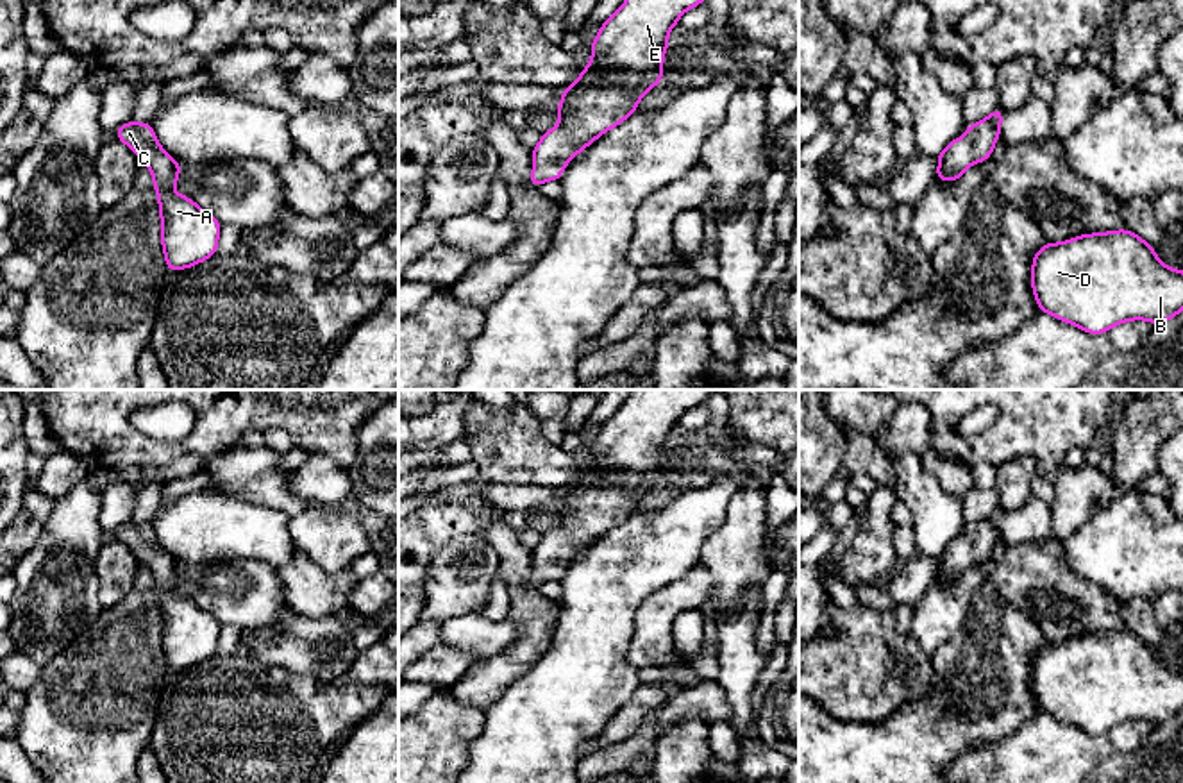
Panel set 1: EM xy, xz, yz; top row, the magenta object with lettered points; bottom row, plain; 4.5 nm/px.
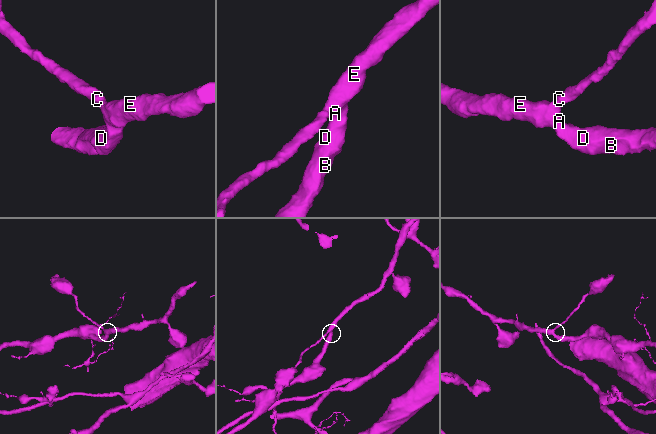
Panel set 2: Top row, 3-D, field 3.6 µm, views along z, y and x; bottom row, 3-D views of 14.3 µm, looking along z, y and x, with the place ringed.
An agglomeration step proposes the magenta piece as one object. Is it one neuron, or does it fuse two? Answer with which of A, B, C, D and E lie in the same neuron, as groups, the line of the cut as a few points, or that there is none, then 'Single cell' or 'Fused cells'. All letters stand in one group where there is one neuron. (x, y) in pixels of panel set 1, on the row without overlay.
Groups: A B C D E. No split. Single cell

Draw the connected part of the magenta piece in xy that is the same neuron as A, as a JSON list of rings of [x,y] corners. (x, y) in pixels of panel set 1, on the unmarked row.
[[[130,520],[120,526],[114,535],[152,572],[154,592],[159,597],[161,645],[168,672],[184,670],[213,658],[218,649],[222,624],[198,608],[195,601],[172,590],[172,585],[182,579],[179,570],[184,565],[161,549],[152,524]]]

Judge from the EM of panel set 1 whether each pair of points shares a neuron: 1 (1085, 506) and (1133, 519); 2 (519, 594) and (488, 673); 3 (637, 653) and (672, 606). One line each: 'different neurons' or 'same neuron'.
1: different neurons
2: same neuron
3: same neuron

